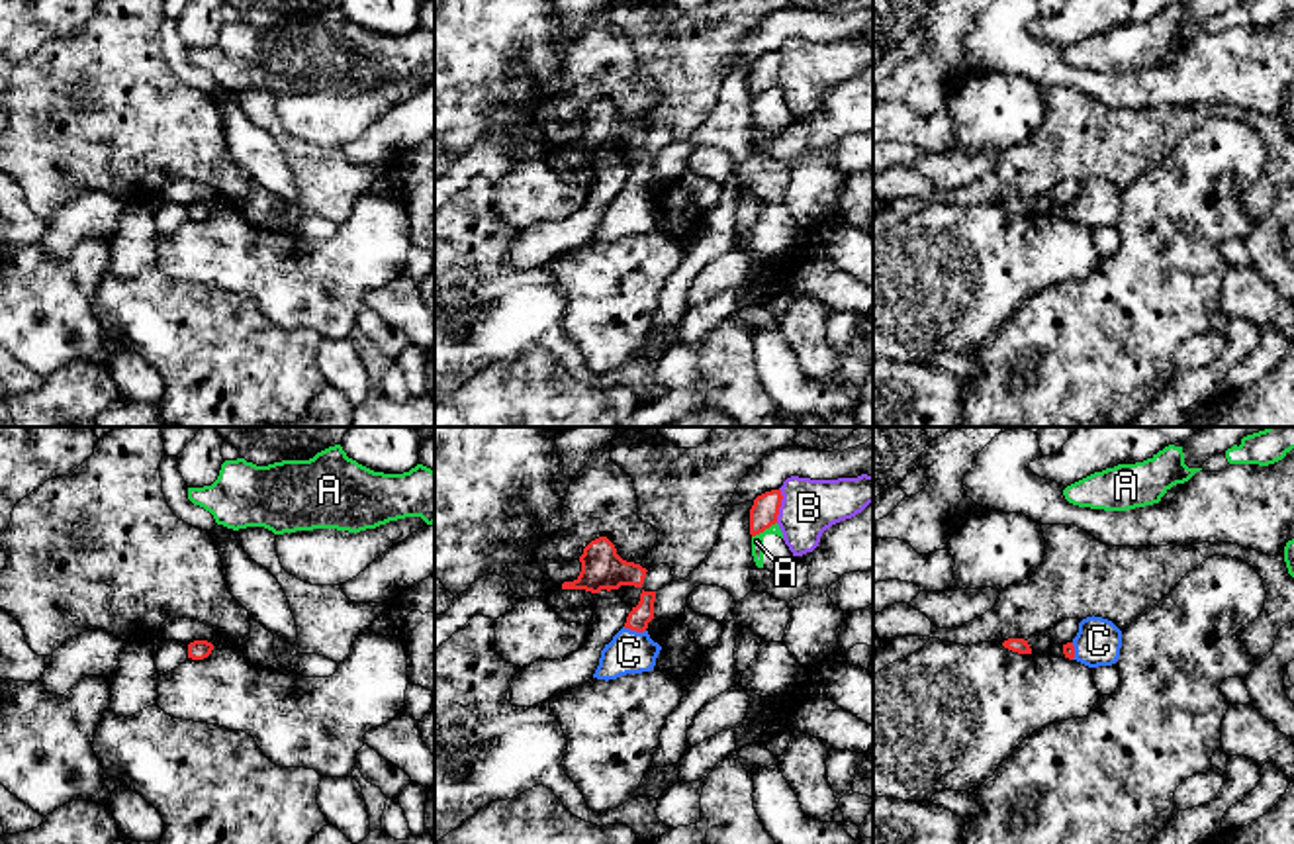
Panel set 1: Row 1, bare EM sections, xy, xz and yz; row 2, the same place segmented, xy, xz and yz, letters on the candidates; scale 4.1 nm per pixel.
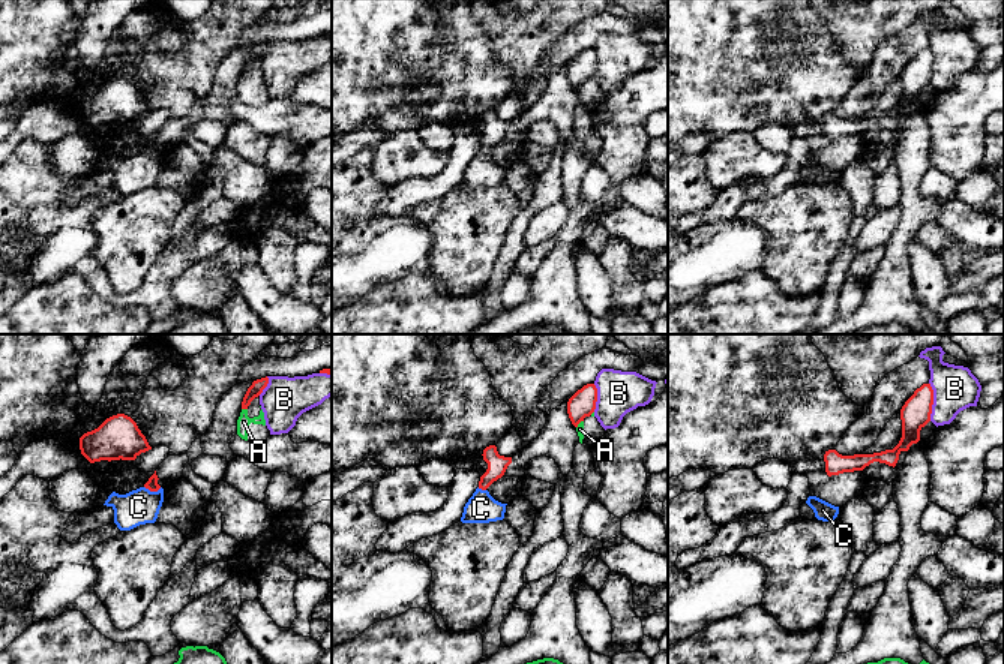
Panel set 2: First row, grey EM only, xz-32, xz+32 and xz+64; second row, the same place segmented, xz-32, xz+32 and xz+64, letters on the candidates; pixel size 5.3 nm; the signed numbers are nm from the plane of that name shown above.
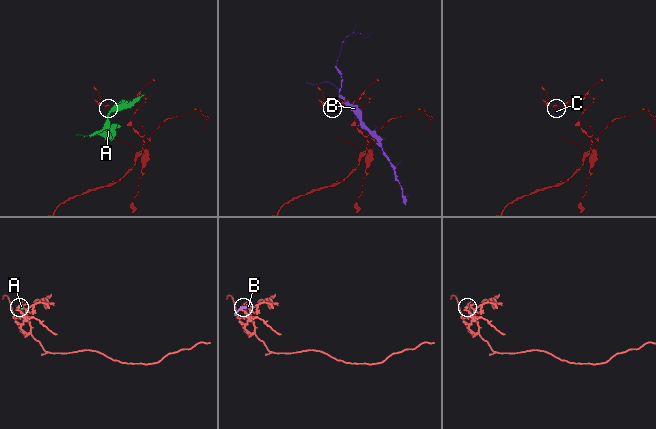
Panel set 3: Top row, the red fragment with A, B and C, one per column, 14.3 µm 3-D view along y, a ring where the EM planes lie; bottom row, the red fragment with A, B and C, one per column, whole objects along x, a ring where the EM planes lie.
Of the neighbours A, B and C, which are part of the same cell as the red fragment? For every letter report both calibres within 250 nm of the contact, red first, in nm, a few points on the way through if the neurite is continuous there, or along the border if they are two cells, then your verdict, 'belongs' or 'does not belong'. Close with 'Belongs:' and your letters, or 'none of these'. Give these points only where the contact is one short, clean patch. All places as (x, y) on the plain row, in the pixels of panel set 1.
A: 120/50 nm | does not belong
B: 120/220 nm | does not belong
C: 90/180 nm | across xz (643, 175), (635, 190), (629, 214) | belongs
Belongs: C

